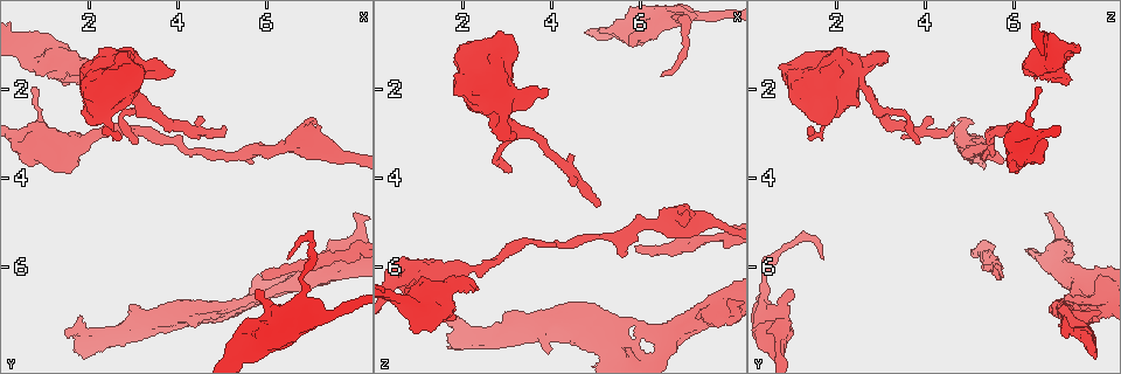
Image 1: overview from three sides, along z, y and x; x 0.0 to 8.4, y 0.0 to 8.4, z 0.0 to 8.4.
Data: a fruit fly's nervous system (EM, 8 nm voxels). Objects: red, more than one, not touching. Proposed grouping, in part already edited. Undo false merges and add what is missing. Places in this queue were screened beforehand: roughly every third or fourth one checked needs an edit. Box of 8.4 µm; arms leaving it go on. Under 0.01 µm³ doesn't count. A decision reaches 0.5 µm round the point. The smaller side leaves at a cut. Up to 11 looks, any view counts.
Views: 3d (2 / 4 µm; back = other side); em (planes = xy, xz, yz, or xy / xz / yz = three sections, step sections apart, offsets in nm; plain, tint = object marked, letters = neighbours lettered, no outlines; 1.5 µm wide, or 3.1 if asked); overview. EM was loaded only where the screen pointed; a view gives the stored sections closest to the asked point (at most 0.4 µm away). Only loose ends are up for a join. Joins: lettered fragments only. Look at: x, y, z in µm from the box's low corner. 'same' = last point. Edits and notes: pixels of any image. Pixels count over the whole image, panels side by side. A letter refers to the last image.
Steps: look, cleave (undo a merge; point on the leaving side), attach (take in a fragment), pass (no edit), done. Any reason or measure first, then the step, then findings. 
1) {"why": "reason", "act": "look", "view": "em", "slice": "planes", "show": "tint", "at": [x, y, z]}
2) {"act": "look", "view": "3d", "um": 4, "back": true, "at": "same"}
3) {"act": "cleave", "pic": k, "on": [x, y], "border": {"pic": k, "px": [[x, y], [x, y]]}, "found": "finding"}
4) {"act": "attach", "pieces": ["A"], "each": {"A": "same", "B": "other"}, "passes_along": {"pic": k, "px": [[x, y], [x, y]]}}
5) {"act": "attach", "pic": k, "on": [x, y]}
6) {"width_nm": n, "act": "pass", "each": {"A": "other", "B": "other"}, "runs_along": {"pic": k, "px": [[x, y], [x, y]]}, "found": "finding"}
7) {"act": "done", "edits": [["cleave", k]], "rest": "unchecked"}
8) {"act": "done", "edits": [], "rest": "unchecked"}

{"why": "branch stops here", "act": "look", "view": "em", "slice": "planes", "show": "tint", "at": [1.70, 7.85, 7.75]}

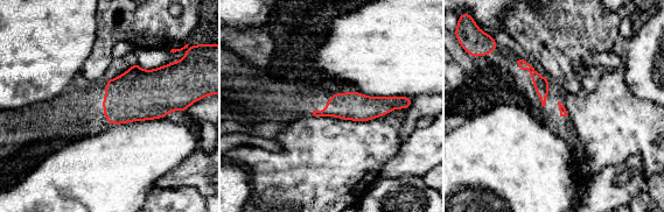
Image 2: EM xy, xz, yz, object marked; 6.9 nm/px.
{"act": "look", "view": "em", "slice": "planes", "show": "letters", "at": "same"}

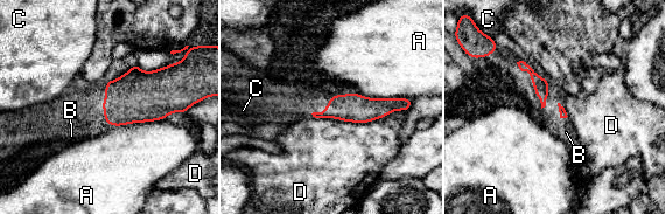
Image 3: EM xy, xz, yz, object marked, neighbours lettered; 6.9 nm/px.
{"act": "attach", "pic": 3, "on": [566, 132], "each": {"A": "other", "B": "same", "C": "other", "D": "other"}, "passes_along": {"pic": 3, "px": [[562, 112], [564, 117], [566, 132]]}, "found": "the cell continues"}

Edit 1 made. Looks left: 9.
{"why": "abrupt turn", "act": "look", "view": "3d", "um": 2, "at": [2.75, 2.70, 3.65]}

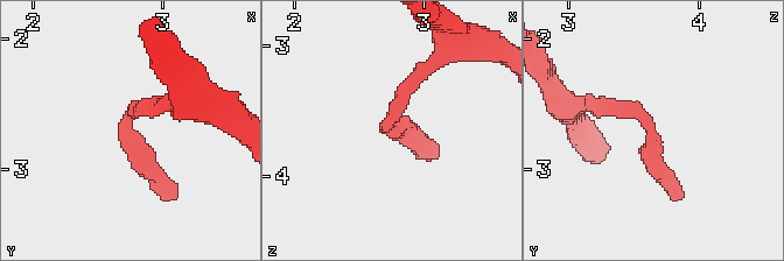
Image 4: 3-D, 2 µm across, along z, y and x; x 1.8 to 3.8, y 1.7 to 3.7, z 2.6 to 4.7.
{"why": "shape alone is not enough", "act": "look", "view": "em", "slice": "planes", "show": "letters", "at": [2.72, 2.72, 3.62]}

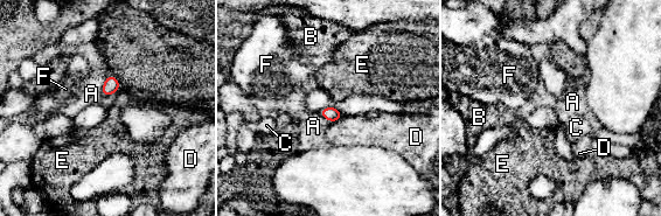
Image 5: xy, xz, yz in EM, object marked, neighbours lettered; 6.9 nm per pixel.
{"act": "pass", "each": {"A": "other", "B": "other", "C": "other", "D": "other", "E": "other", "F": "other"}, "border": {"pic": 5, "px": [[111, 74], [104, 81], [103, 97]]}, "found": "all the same cell"}

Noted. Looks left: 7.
{"why": "branch stops here", "act": "look", "view": "em", "slice": "xz", "step": 4, "show": "tint", "at": [5.05, 2.85, 4.60]}

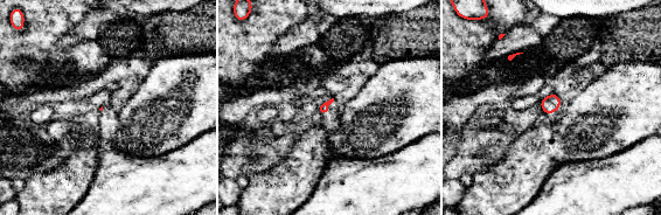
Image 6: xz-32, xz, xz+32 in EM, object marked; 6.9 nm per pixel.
{"why": "another direction", "act": "look", "view": "em", "slice": "planes", "show": "letters", "at": "same"}

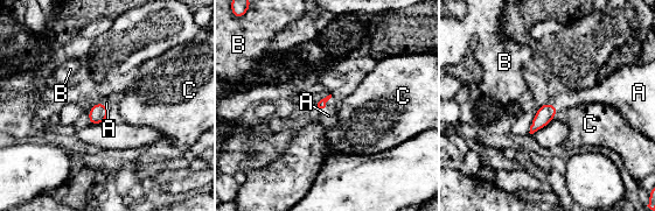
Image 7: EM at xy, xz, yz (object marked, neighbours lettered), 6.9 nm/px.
{"longest_contact_nm": ["A", 130], "act": "attach", "pic": 7, "on": [328, 115], "each": {"A": "same", "B": "other", "C": "other"}, "passes_along": {"pic": 7, "px": [[321, 104], [325, 104], [328, 115]]}, "found": "the cell continues"}

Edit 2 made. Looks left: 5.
{"act": "look", "view": "overview"}

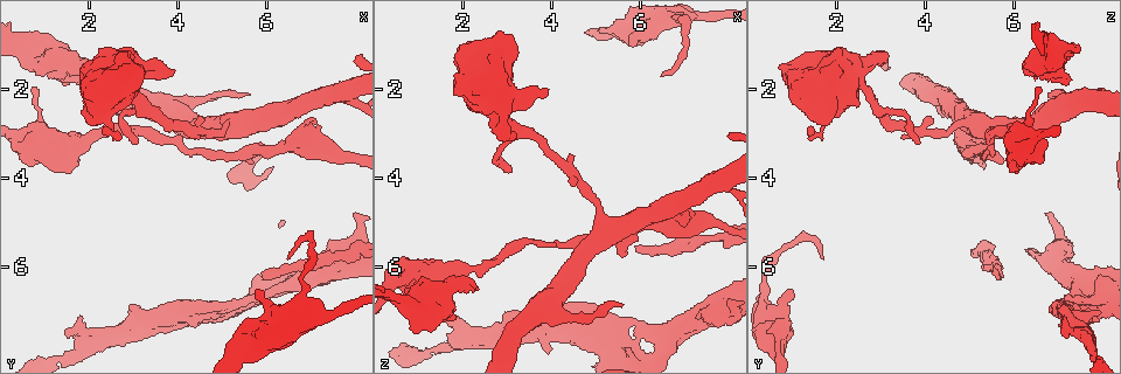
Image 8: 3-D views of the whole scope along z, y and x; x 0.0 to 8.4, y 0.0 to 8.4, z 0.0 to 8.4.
{"why": "long arm stops here", "act": "look", "view": "3d", "um": 2, "at": [5.90, 6.25, 5.65]}

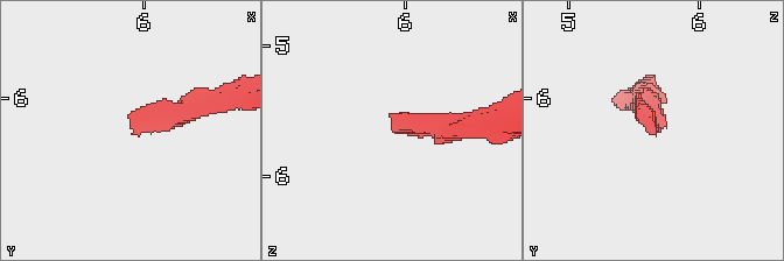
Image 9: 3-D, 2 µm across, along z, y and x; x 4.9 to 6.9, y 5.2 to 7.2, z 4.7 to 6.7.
{"act": "look", "view": "em", "slice": "xy", "step": 4, "show": "tint", "at": [5.90, 6.20, 5.64]}

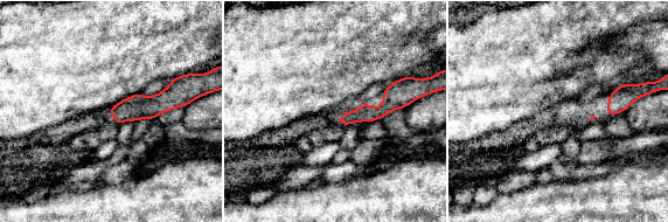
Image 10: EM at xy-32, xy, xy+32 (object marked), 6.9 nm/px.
{"act": "look", "view": "em", "slice": "planes", "show": "letters", "at": "same"}

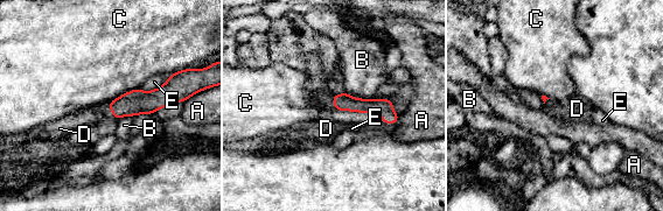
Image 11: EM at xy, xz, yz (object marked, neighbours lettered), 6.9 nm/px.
{"act": "attach", "pic": 11, "on": [326, 128], "each": {"A": "other", "B": "other", "C": "other", "D": "same", "E": "other"}, "passes_along": {"pic": 11, "px": [[343, 102], [341, 110], [326, 128]]}, "found": "it goes on there"}

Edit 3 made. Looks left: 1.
{"act": "done", "edits": [["attach", 3], ["attach", 7], ["attach", 11]], "rest": "unchecked"}

